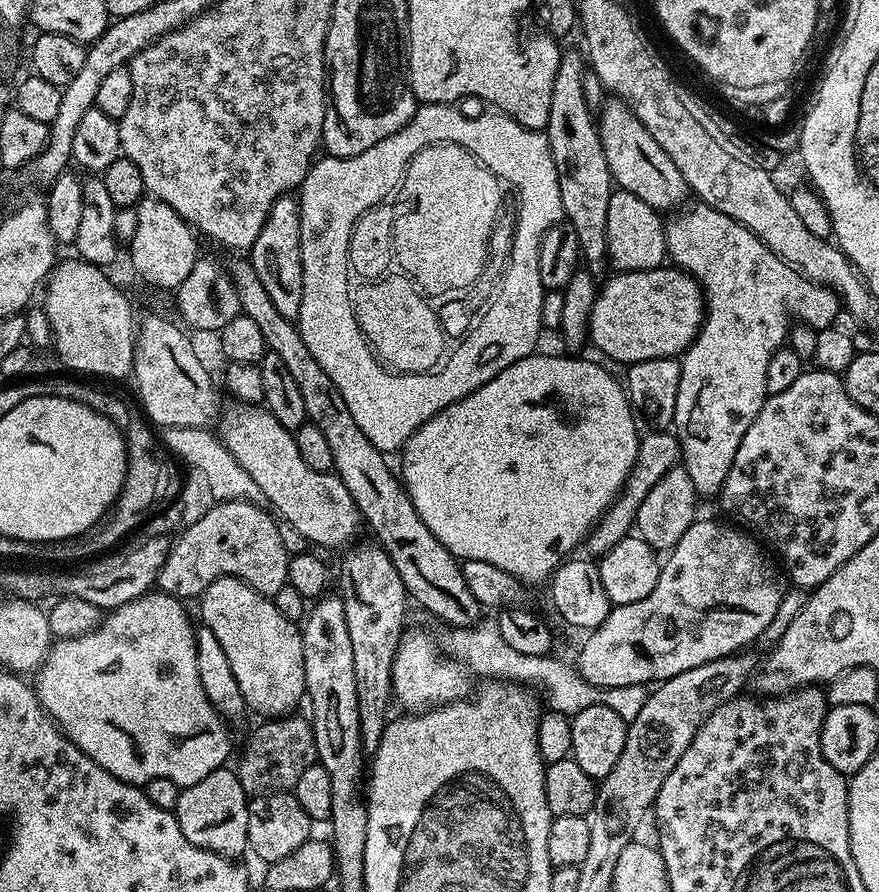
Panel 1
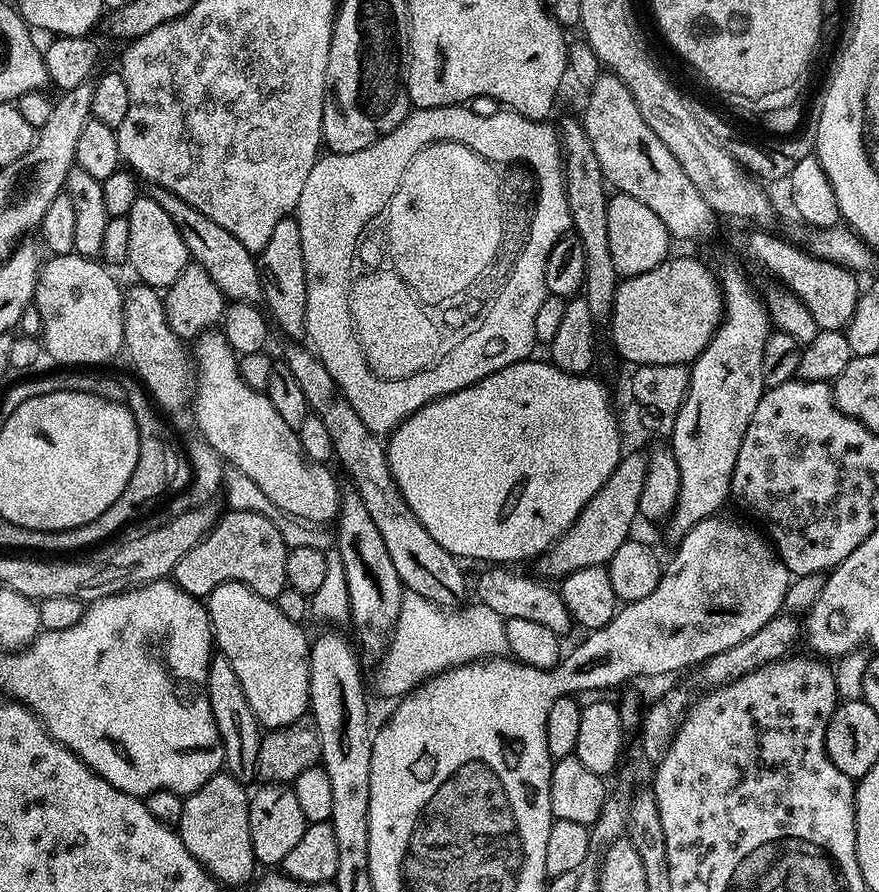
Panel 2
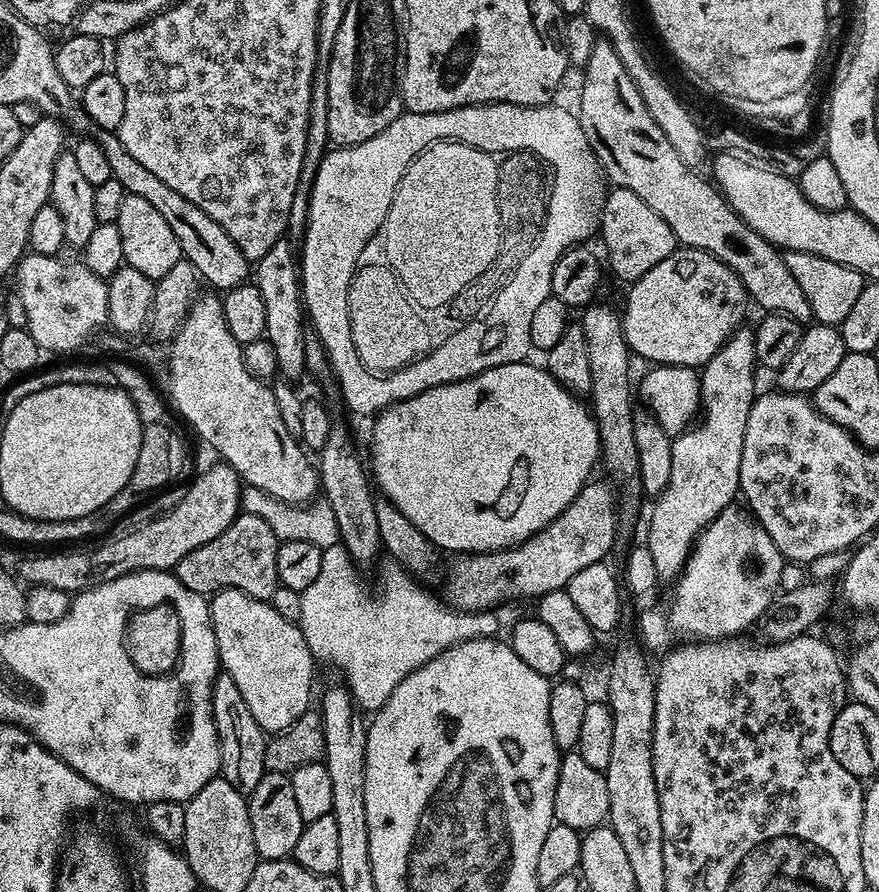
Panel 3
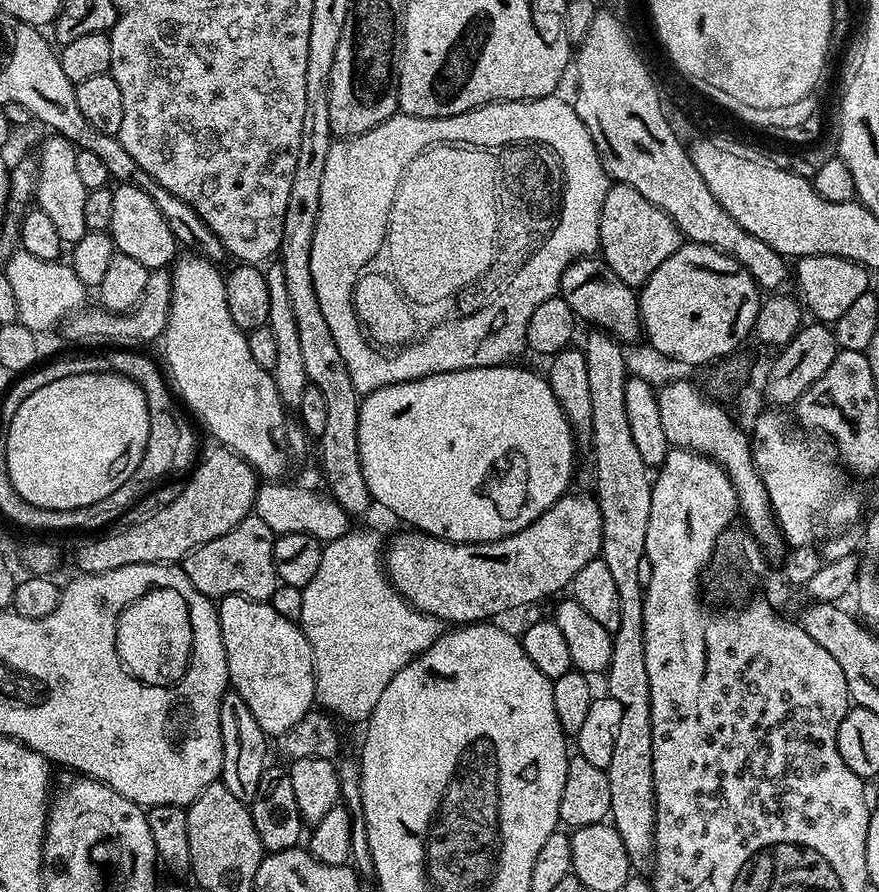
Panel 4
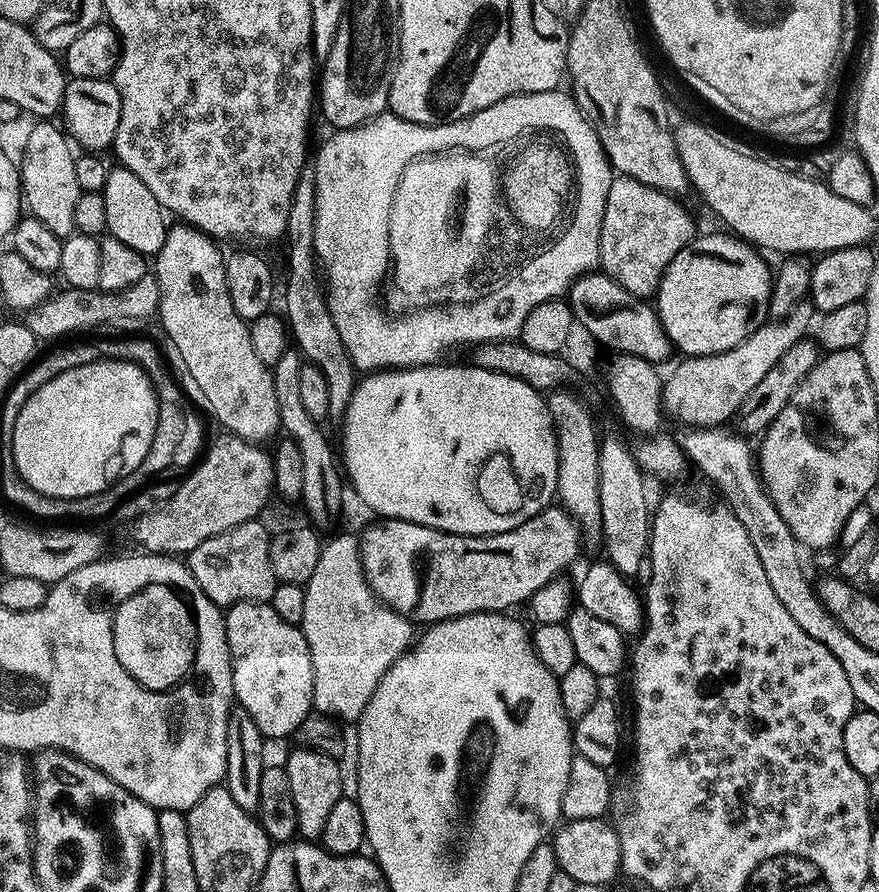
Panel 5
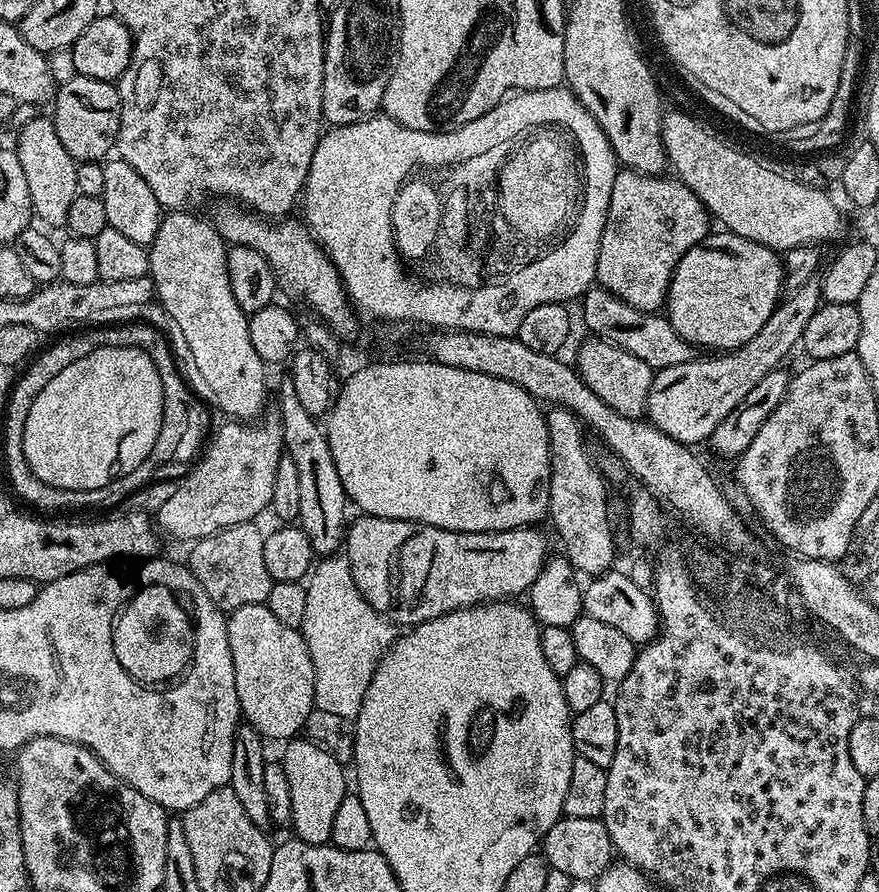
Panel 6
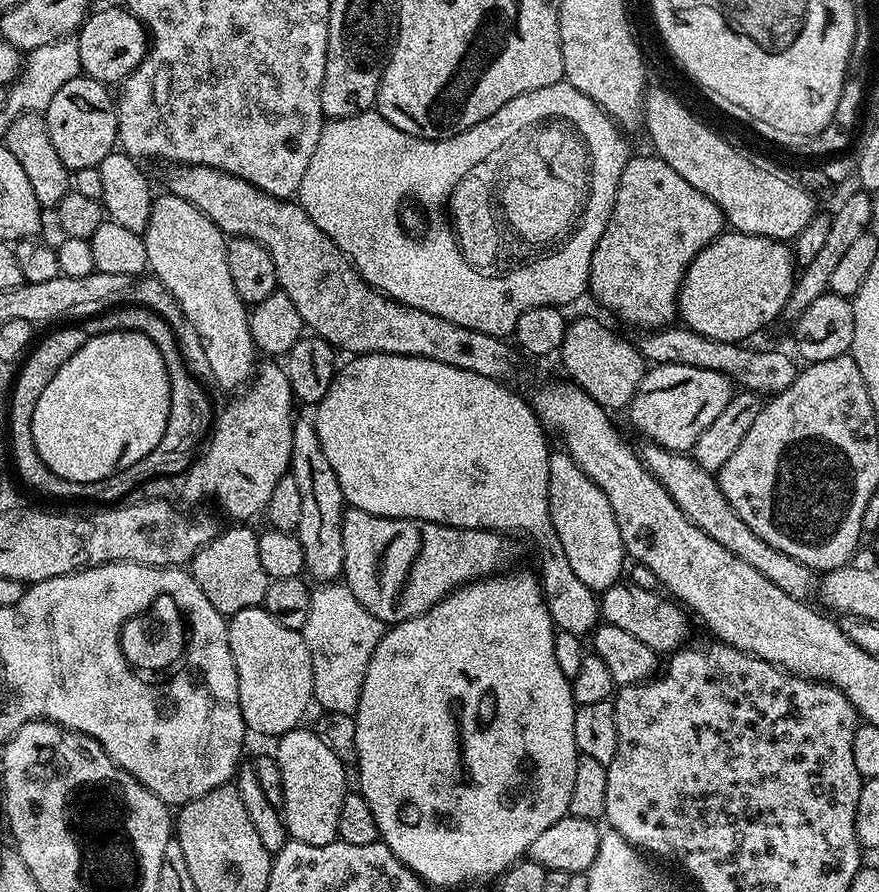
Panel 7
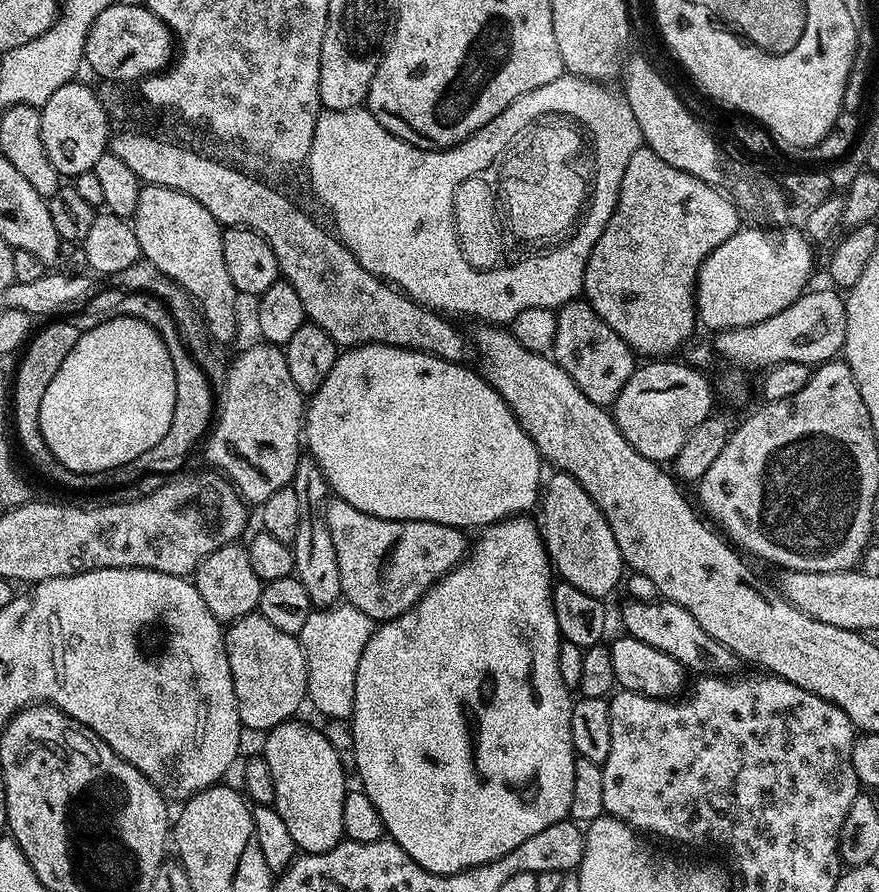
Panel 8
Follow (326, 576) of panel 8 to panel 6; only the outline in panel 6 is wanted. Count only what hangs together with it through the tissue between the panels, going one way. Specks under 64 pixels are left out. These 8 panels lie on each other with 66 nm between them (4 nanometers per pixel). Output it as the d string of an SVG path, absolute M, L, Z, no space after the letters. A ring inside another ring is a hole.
M284 378L280 384L280 409L278 409L280 425L282 426L282 438L284 439L284 449L292 456L295 467L299 475L299 507L298 517L299 527L304 529L304 533L310 538L310 546L316 554L336 554L341 551L346 540L346 519L344 515L350 509L350 501L344 493L342 478L338 478L338 466L334 466L334 458L330 454L330 442L328 433L322 427L321 421L317 417L309 414L302 402L298 399L298 394L294 394L294 382L290 378Z

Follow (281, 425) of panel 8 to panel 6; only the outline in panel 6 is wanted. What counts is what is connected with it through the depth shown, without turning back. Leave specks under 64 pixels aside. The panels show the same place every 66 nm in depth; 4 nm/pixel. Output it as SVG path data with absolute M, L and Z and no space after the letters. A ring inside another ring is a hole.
M268 415L251 422L224 422L228 424L217 430L212 441L207 441L204 457L202 452L191 465L188 477L177 483L173 496L154 513L155 523L165 537L195 542L223 528L255 521L256 515L271 505L274 476L286 451L280 417Z

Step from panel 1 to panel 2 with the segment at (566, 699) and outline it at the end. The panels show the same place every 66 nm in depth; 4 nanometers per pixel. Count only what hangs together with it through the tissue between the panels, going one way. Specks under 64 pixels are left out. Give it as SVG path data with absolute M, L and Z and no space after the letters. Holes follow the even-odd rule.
M405 591L400 599L400 613L392 631L392 639L378 660L377 690L384 696L403 698L425 678L443 669L456 668L469 660L507 657L504 621L503 616L490 610L490 606L479 602L453 610L440 608L434 602L422 598L422 594Z

